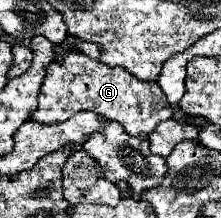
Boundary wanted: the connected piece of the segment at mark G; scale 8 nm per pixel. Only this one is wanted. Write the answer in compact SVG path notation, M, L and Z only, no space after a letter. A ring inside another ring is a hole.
M70 50L62 56L62 62L52 60L46 68L46 78L38 96L38 108L30 118L36 122L56 124L72 118L80 110L92 110L108 120L120 122L124 130L136 138L148 138L158 122L174 116L174 108L166 102L158 82L138 80L122 68L110 68L82 52Z

